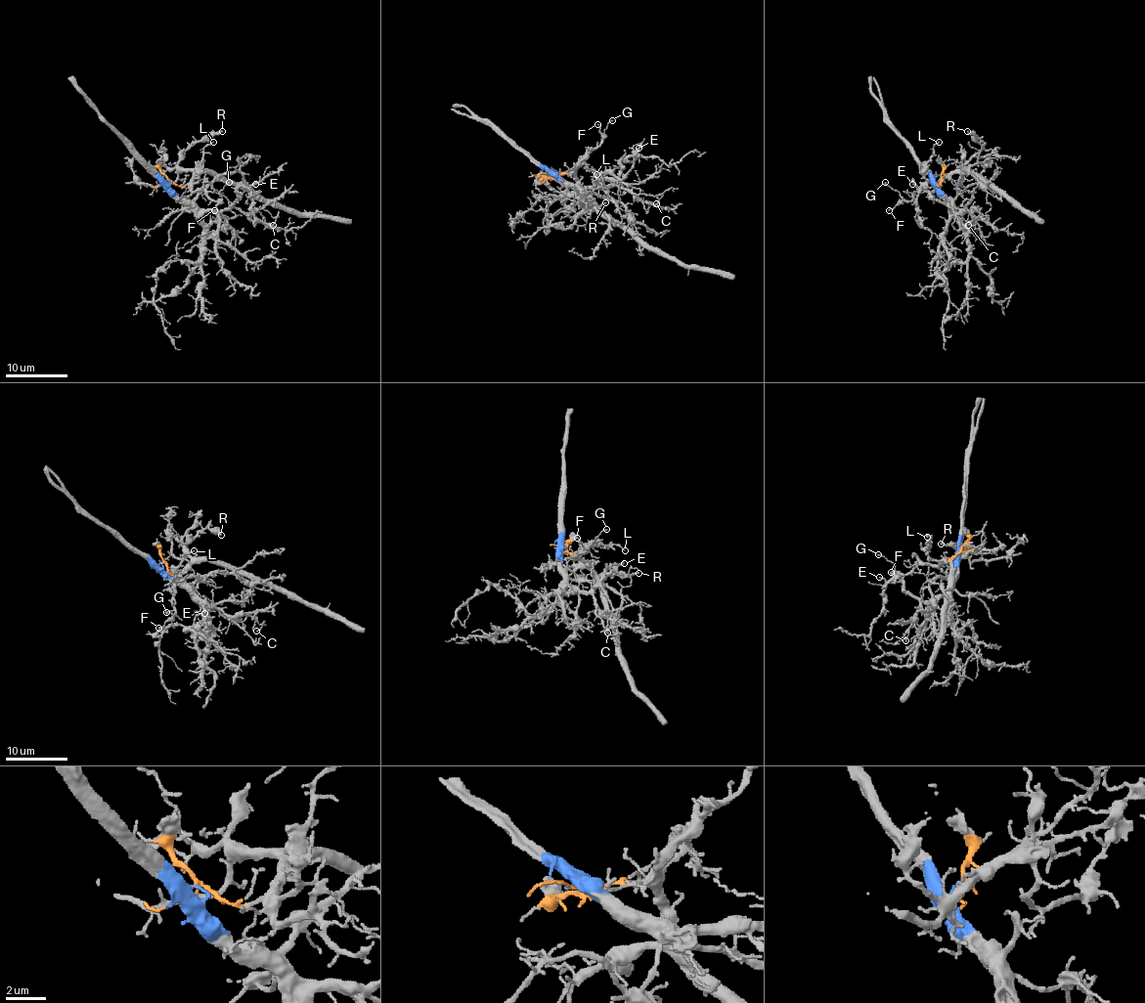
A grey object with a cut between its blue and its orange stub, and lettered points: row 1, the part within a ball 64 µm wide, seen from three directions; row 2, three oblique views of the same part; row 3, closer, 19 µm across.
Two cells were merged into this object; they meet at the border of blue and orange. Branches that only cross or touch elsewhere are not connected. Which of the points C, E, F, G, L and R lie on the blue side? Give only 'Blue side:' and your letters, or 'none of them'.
Blue side: C, E

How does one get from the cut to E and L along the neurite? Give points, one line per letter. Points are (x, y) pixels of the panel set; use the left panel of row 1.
E: (166, 180), (181, 198), (192, 200), (199, 208), (226, 209), (239, 197), (240, 187), (249, 188), (255, 184)
L: (166, 180), (192, 185), (198, 179), (202, 150), (213, 142)

